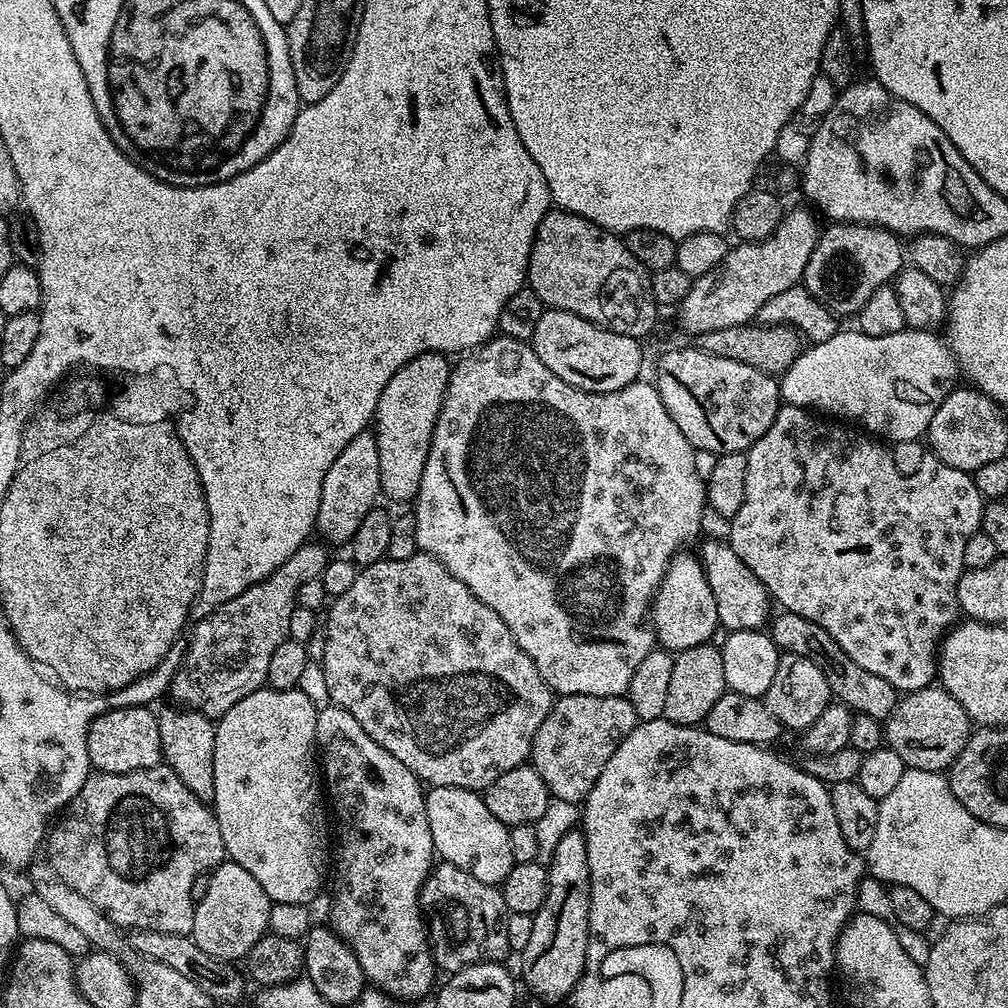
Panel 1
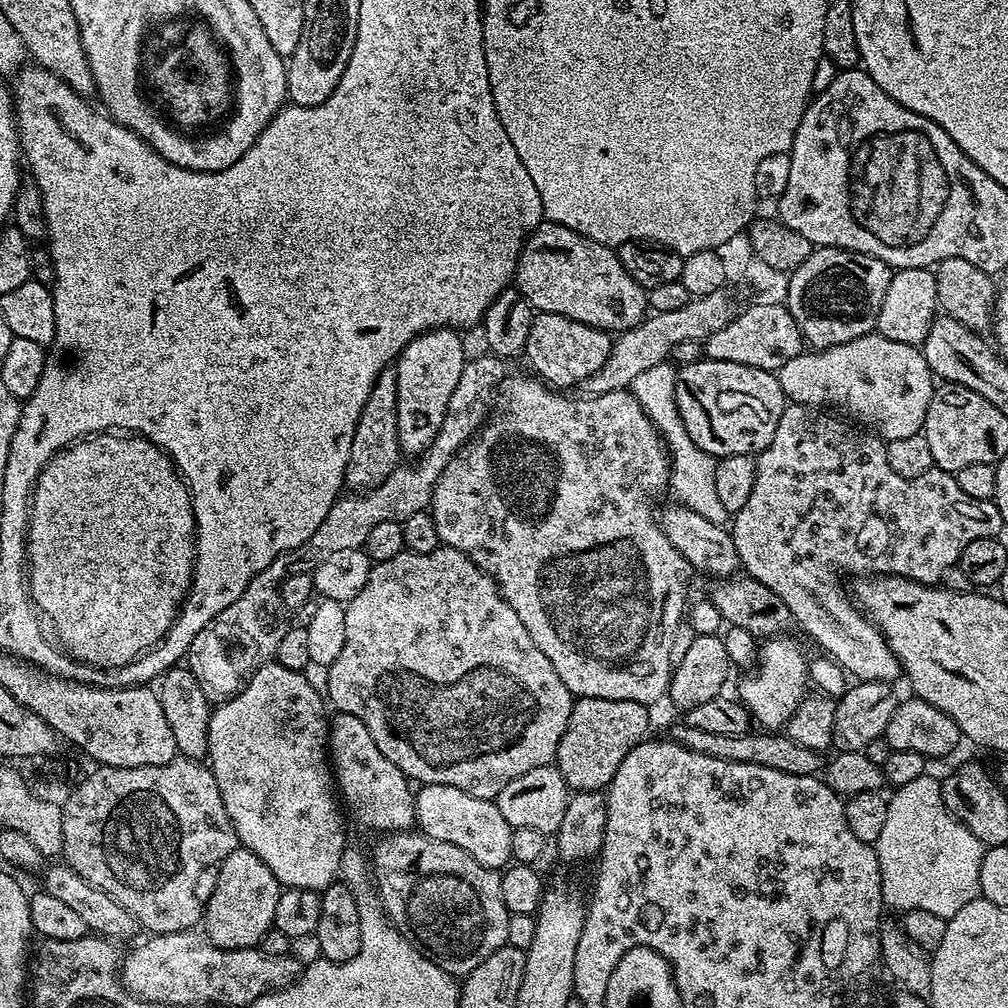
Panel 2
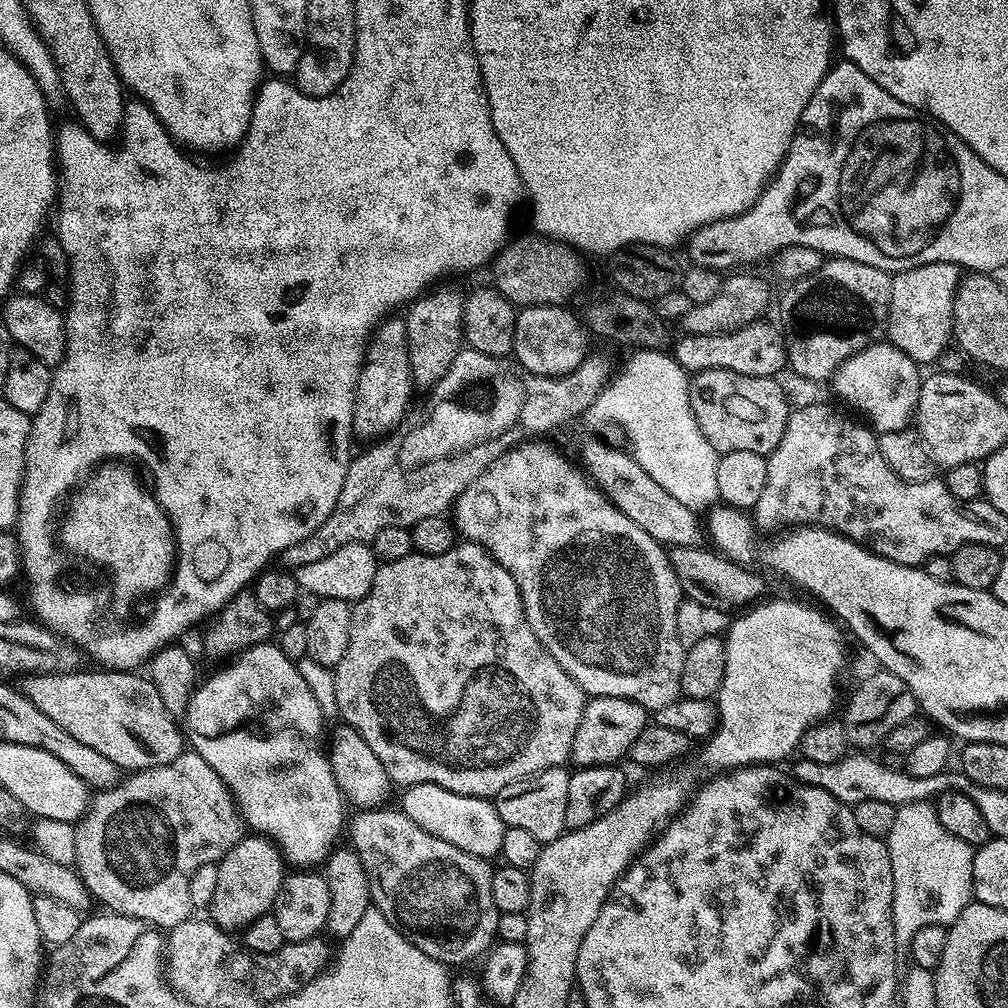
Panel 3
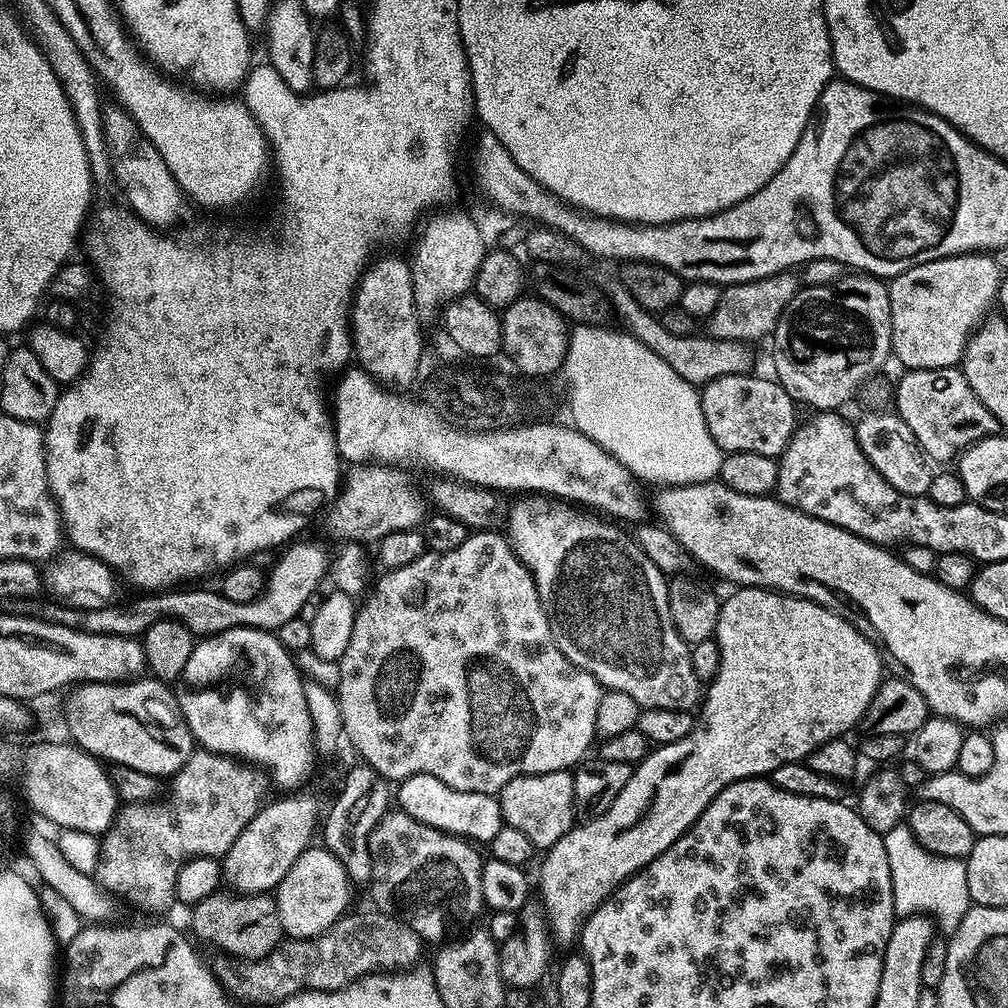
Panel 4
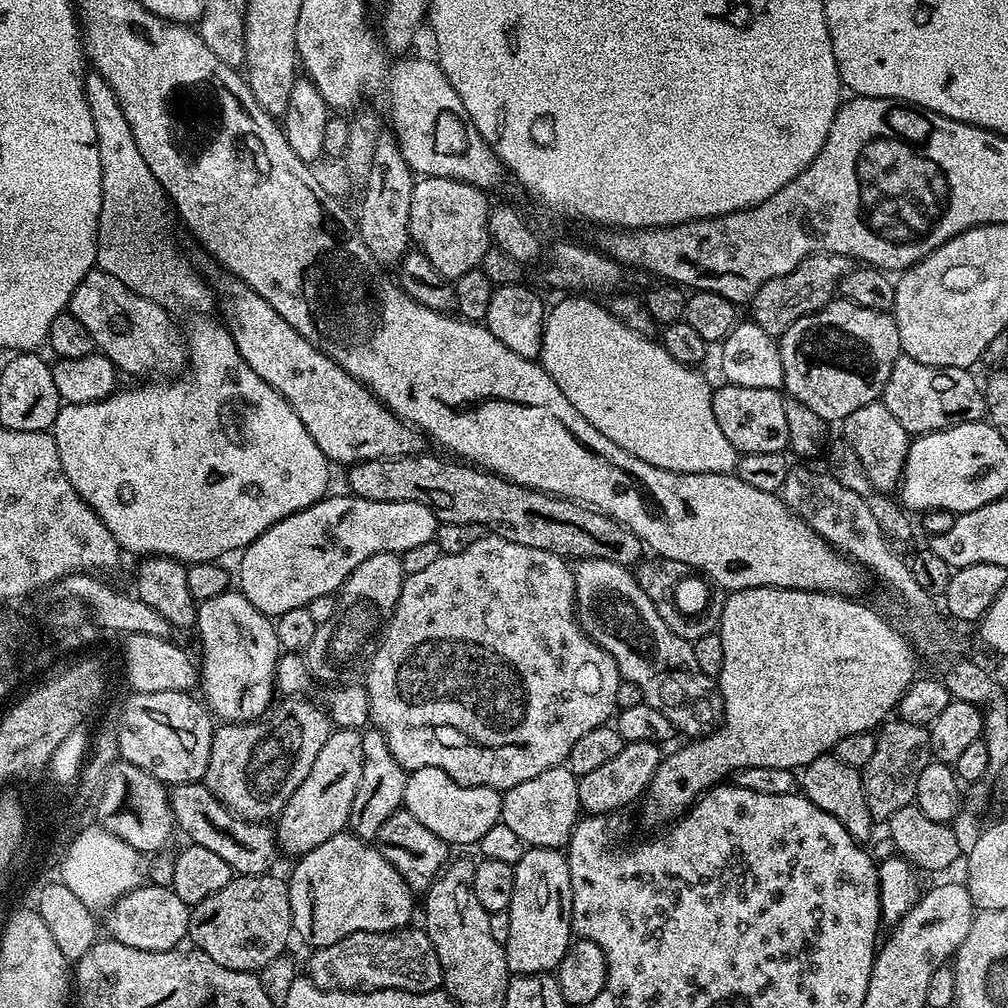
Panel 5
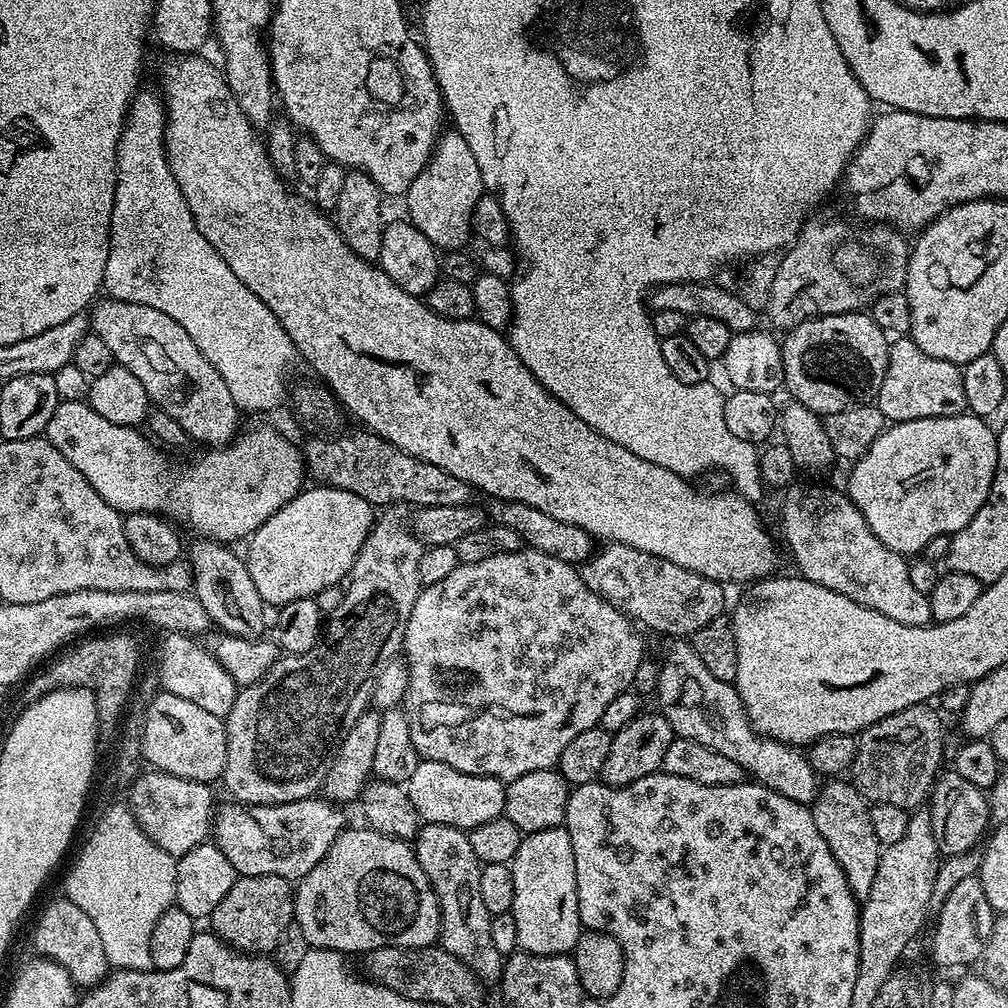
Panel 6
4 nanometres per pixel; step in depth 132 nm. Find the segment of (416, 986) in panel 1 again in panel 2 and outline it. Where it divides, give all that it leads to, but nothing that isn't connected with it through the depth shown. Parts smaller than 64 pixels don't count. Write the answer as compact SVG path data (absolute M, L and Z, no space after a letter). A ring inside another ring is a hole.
M336 712L333 717L328 725L328 754L343 807L352 811L353 818L362 827L373 828L376 834L409 831L416 824L416 797L408 777L378 750L374 738L370 738L370 730L354 714Z

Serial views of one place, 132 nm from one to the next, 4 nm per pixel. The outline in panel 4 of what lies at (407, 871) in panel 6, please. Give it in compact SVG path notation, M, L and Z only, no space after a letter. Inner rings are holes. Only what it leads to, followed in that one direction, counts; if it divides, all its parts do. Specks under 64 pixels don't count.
M323 846L307 848L286 870L286 878L274 889L280 921L285 937L306 940L320 936L332 928L349 911L354 881L348 876L346 866L335 854Z

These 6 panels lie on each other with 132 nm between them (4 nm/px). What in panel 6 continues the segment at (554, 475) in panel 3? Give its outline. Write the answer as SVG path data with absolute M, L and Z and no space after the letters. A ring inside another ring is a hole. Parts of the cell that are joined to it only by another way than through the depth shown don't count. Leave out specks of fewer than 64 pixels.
M691 643L669 644L672 645L664 661L661 659L658 664L660 677L654 696L660 699L659 711L670 722L673 733L687 740L702 742L702 746L710 746L710 750L718 750L718 754L738 762L738 766L742 766L744 773L755 783L782 794L782 798L811 805L818 791L818 774L810 766L807 755L803 751L793 750L789 745L779 744L769 736L761 736L752 729L735 687L718 682L718 678L714 678L714 674L702 666L702 658L698 658Z

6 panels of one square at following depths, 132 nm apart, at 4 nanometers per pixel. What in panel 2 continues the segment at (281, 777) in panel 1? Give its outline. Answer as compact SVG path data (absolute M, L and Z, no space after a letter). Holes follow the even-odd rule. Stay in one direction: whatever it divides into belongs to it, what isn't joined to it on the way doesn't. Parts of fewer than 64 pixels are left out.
M275 662L263 664L232 699L217 703L212 708L212 716L208 720L208 755L206 757L214 778L218 782L218 790L222 794L222 806L226 806L226 814L230 814L230 822L236 831L237 841L248 852L253 852L258 858L262 858L262 862L270 866L270 874L274 874L276 881L284 888L314 890L319 893L329 888L339 877L336 875L339 874L340 863L344 860L344 820L340 817L341 809L338 807L338 796L334 791L334 777L330 771L329 721L326 716L324 720L324 704L326 708L325 697L318 695L310 683L306 682L303 672L286 670L286 666Z

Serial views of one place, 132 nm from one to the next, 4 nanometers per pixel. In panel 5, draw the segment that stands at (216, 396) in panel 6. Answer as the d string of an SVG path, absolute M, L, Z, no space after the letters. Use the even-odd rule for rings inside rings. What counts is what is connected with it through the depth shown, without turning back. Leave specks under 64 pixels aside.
M93 270L86 274L86 278L82 278L82 282L78 282L78 288L74 290L74 294L70 298L67 311L74 314L74 318L78 318L78 322L82 322L82 326L86 326L86 330L90 330L90 338L94 338L97 349L105 356L110 358L110 362L121 373L129 372L132 376L140 376L136 378L176 378L185 371L186 368L186 348L176 334L176 328L172 325L169 309L162 304L156 304L150 298L142 298L142 294L138 294L134 290L130 290L130 286L126 286L122 282L118 282L118 278L114 278L114 274L106 274L99 270Z

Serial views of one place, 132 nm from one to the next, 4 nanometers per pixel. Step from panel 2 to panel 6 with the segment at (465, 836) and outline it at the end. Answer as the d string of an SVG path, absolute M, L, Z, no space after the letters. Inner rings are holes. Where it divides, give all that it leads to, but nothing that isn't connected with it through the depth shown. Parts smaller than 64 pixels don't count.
M421 759L418 770L414 770L406 781L406 787L421 821L430 824L471 830L474 826L482 826L482 822L490 822L504 815L506 784L493 776L466 774L462 770L454 770L454 766Z

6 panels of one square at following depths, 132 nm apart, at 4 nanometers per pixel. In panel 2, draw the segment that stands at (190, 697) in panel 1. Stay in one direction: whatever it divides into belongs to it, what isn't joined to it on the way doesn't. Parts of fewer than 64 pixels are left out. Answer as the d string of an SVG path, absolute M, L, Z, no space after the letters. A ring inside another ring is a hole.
M495 354L483 355L473 360L472 357L465 359L458 386L454 386L454 394L450 394L442 426L432 439L432 445L415 462L397 466L376 488L359 494L348 494L337 500L330 514L322 518L322 526L318 526L318 530L314 530L314 534L302 542L302 546L276 556L274 562L266 566L266 570L259 572L248 583L240 597L230 602L230 606L226 606L226 610L222 610L222 614L215 616L206 627L198 630L194 642L190 642L186 667L194 674L194 678L198 678L198 686L202 686L202 694L206 694L209 701L232 699L263 664L275 657L278 642L282 642L282 637L290 627L290 616L280 597L283 580L294 574L313 573L342 550L363 549L366 537L370 530L374 530L374 526L395 520L403 522L410 518L410 514L418 514L431 505L432 491L445 466L485 423L490 412L488 403L491 400L493 403L494 393L499 389L502 379L509 375L510 369L504 365L507 363L501 357Z

